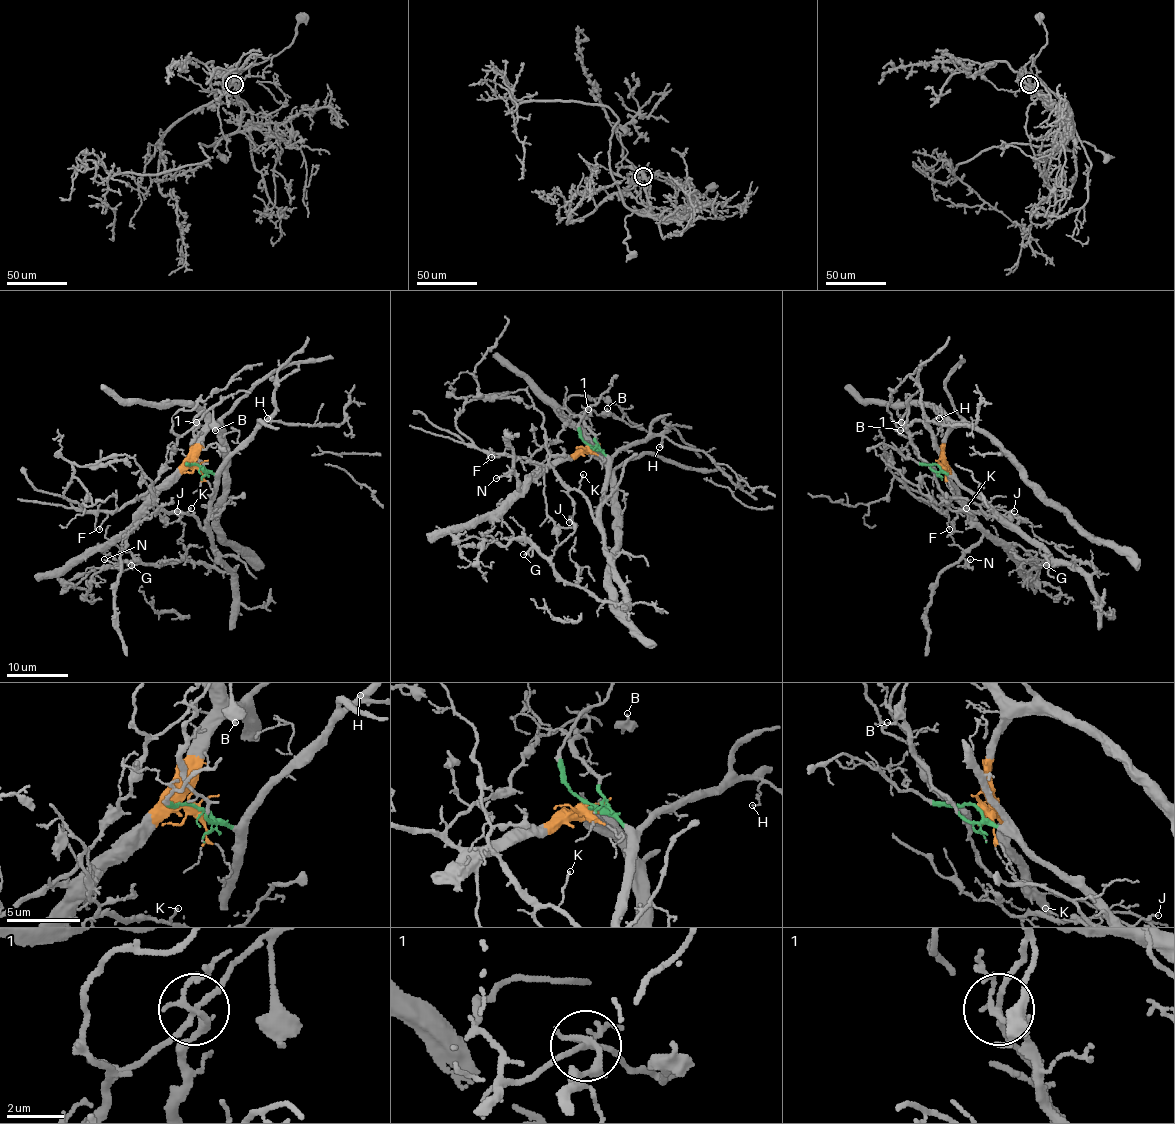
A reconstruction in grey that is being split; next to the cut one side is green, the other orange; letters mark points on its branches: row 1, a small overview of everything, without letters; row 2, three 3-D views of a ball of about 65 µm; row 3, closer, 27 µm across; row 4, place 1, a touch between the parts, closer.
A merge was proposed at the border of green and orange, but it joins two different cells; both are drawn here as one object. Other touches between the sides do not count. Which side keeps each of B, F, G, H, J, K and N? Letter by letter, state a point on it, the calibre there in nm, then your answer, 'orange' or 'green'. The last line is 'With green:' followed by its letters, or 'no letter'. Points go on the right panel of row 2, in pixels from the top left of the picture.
B: place (900, 430); calibre 220 nm; orange
F: place (949, 529); calibre 70 nm; orange
G: place (1046, 565); calibre 200 nm; green
H: place (939, 418); calibre 110 nm; green
J: place (1014, 511); calibre 140 nm; green
K: place (966, 508); calibre 120 nm; green
N: place (970, 559); calibre 110 nm; orange
With green: G, H, J, K

